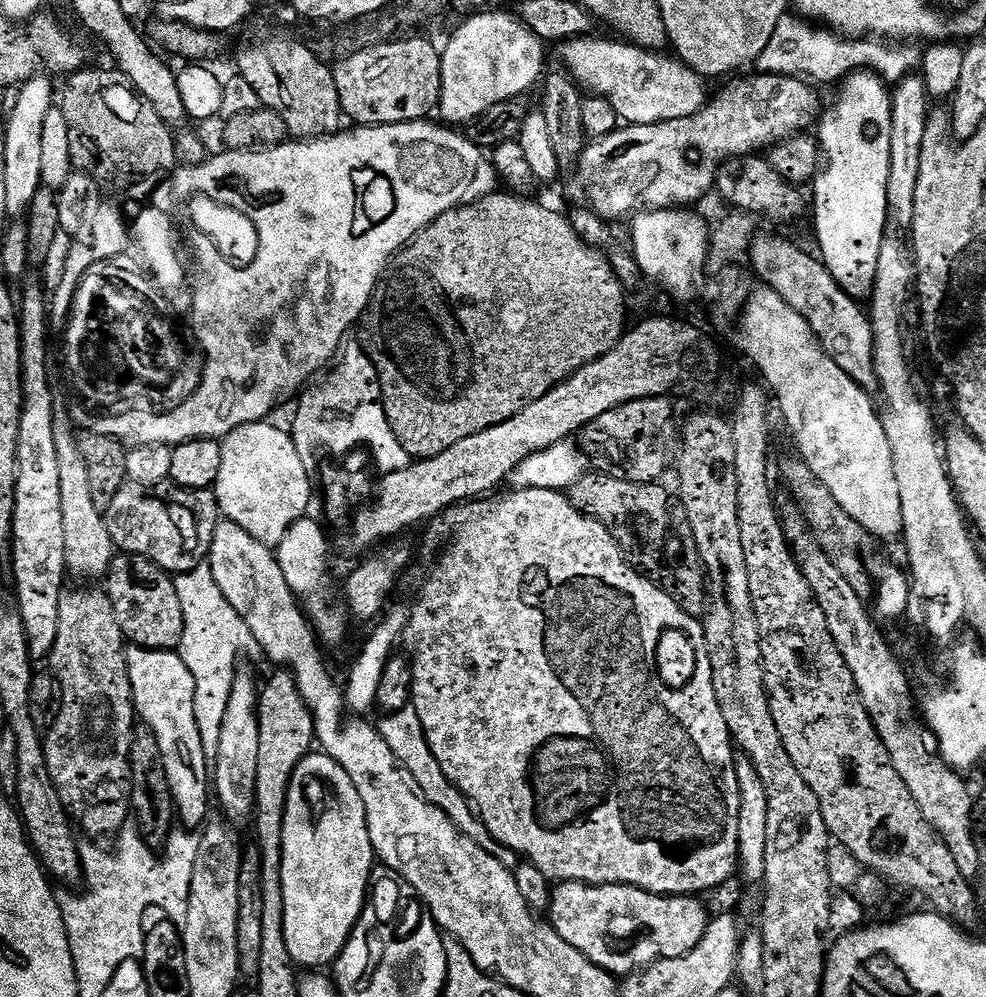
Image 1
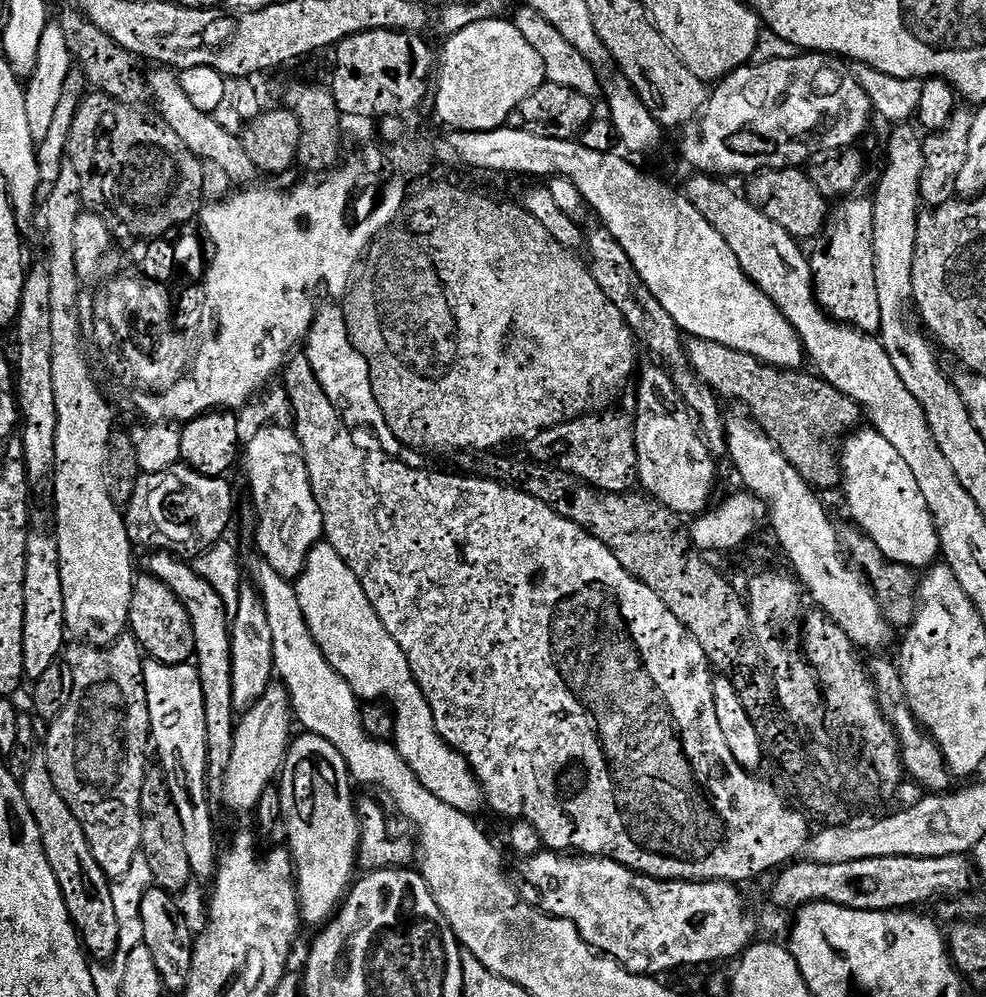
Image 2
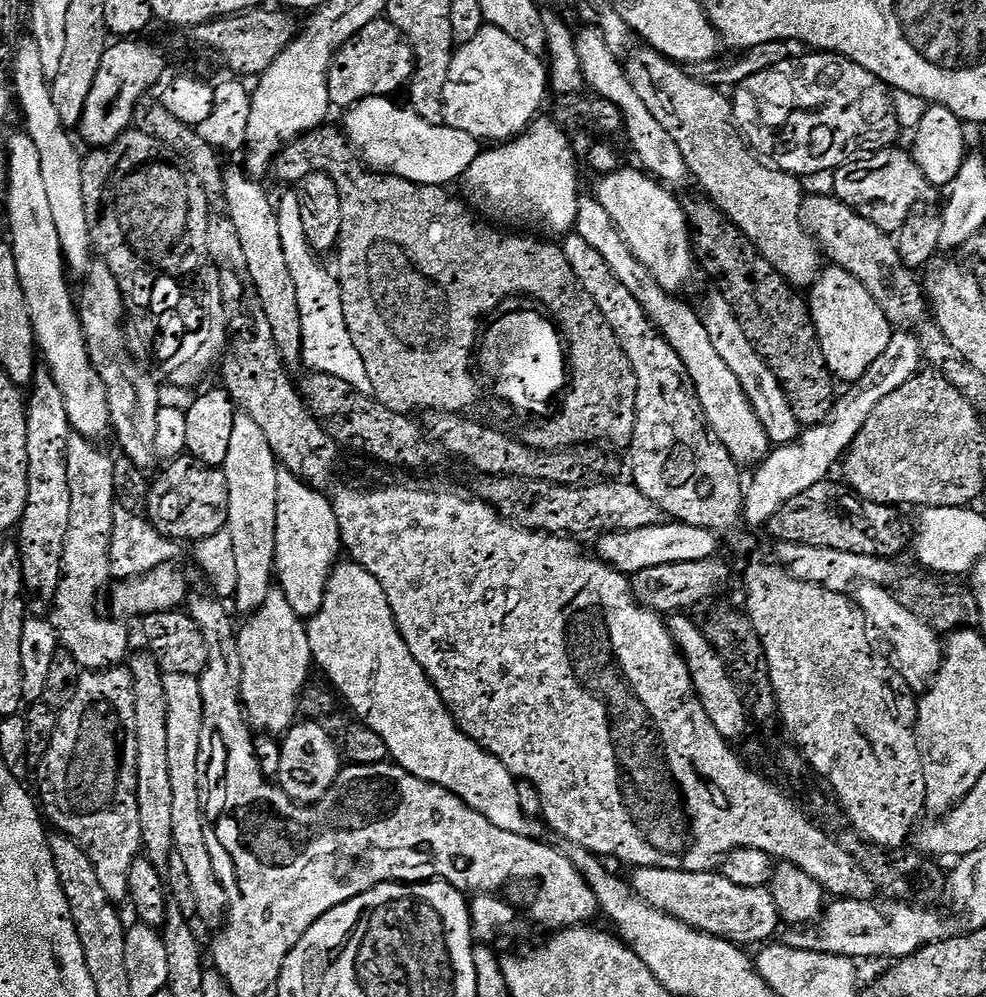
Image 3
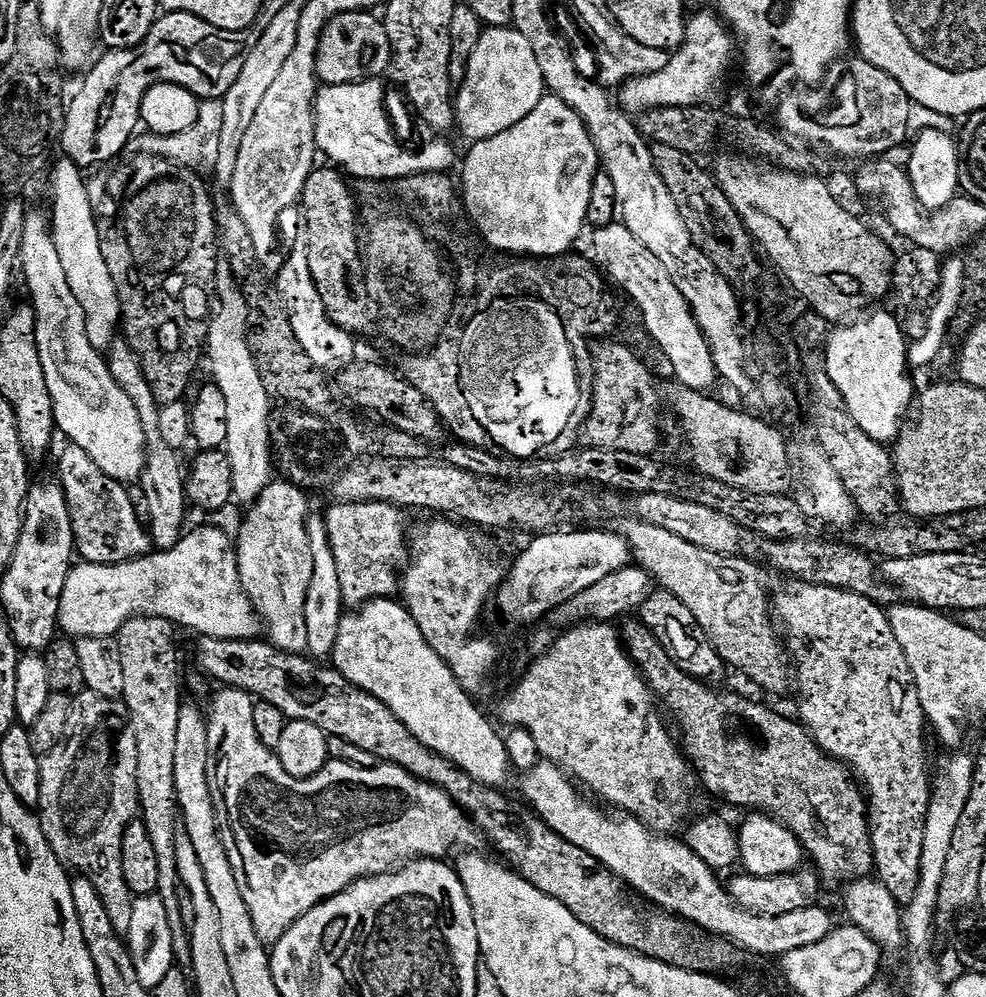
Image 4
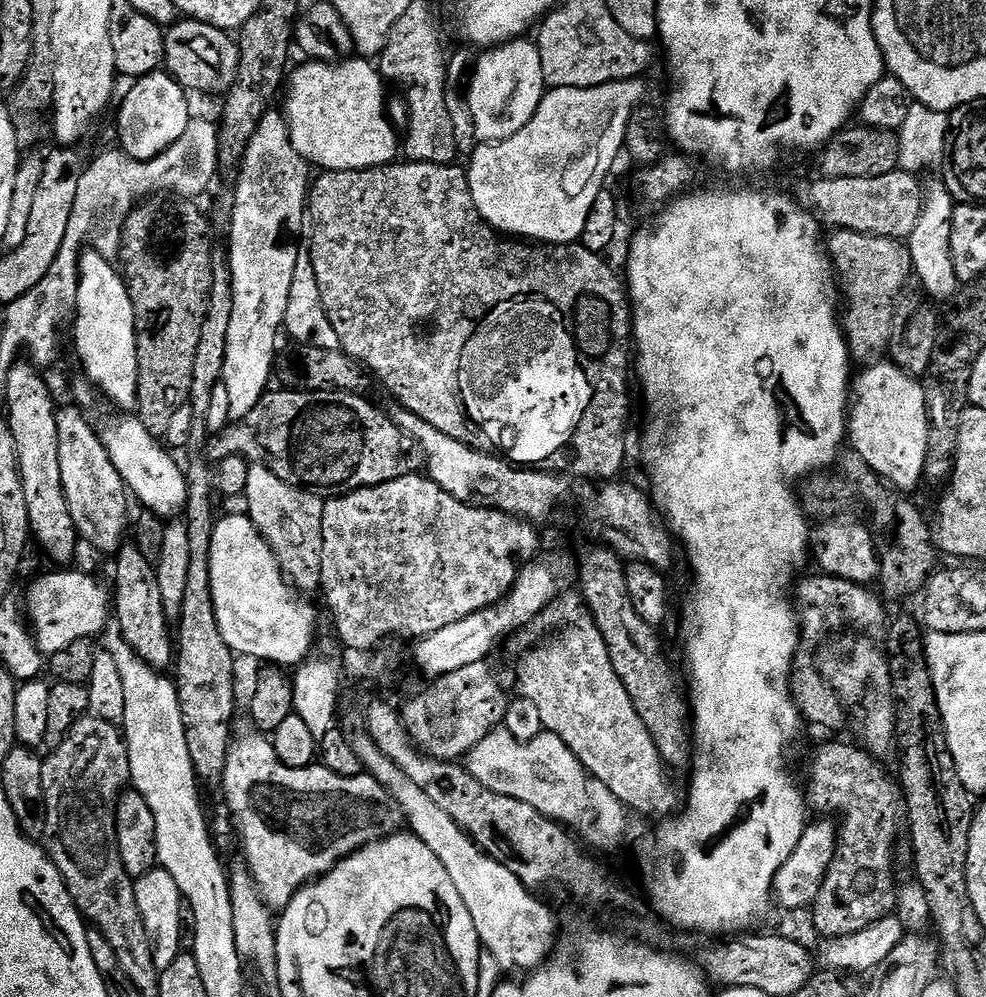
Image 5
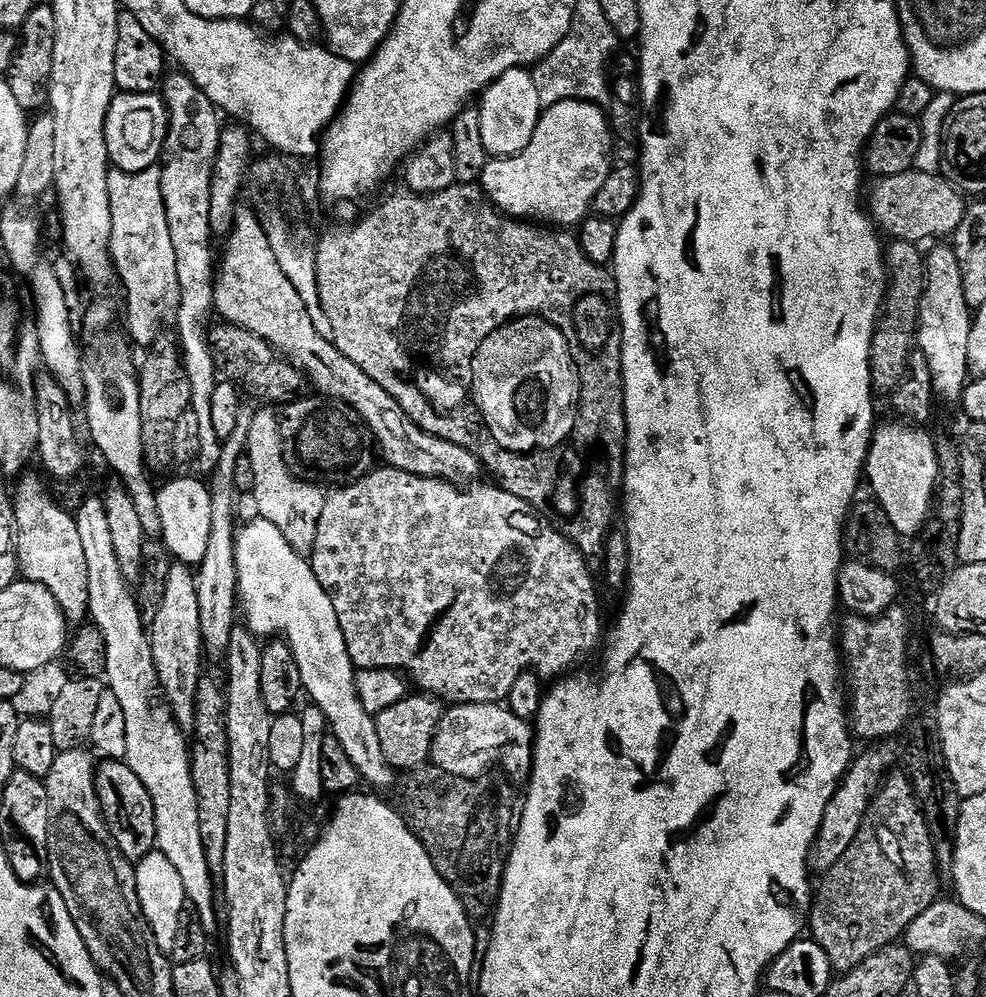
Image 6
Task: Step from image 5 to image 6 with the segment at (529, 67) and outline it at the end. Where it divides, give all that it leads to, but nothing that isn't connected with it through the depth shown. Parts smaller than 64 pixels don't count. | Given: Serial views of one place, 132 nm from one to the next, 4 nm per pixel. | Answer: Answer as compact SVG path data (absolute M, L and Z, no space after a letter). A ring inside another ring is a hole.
M527 67L506 70L478 100L481 112L482 141L489 157L514 156L521 152L534 135L542 113L536 77Z

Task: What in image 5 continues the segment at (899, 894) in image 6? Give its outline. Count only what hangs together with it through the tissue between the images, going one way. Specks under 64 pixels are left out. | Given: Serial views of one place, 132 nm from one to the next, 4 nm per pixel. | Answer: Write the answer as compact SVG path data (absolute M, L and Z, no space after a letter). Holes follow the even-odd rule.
M824 744L812 760L812 769L808 772L806 800L809 805L829 808L832 812L844 816L838 820L836 853L834 862L818 890L818 898L812 904L810 915L812 924L824 935L824 938L849 936L858 930L866 930L883 916L893 915L896 906L898 879L892 873L892 855L896 852L896 835L902 832L902 813L905 811L902 789L892 776L883 768L881 761L863 747L852 744Z

